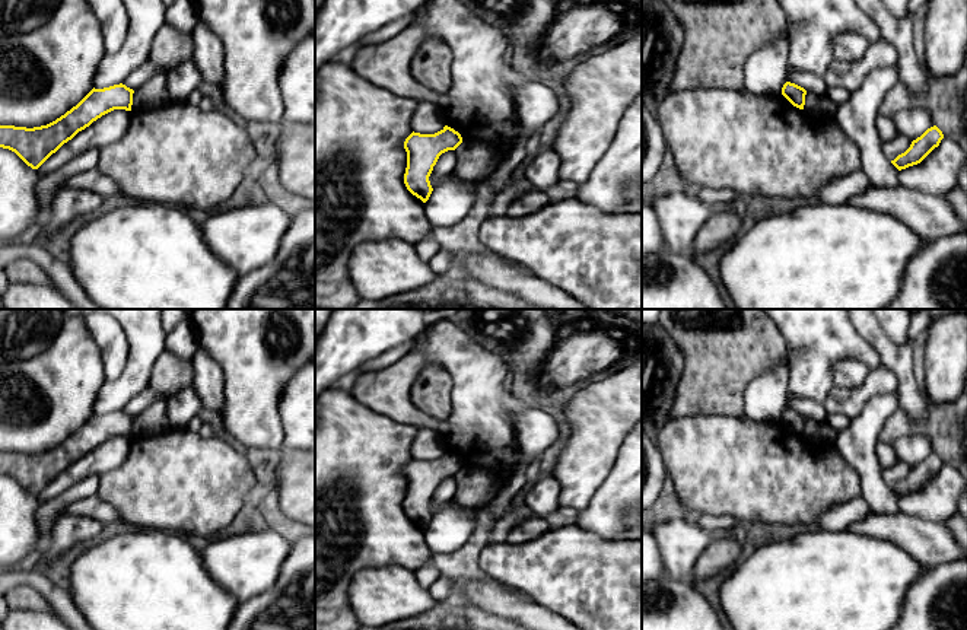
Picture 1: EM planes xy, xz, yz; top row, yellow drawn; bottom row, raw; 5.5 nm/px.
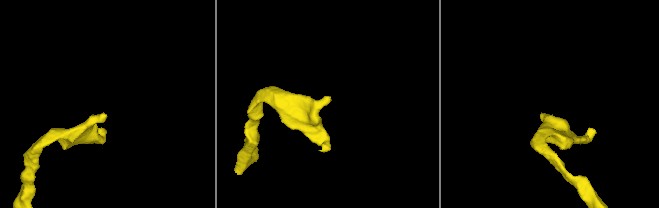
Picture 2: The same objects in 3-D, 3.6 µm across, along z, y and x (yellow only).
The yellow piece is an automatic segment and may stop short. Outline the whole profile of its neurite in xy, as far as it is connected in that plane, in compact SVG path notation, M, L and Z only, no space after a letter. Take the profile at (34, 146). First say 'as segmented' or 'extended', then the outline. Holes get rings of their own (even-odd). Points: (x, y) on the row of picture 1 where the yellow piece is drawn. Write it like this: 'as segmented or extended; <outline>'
as segmented; M123 83L93 88L76 106L47 125L0 125L0 147L15 152L28 166L38 169L64 143L102 115L114 109L131 111L133 93Z

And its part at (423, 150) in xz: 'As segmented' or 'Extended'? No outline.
As segmented

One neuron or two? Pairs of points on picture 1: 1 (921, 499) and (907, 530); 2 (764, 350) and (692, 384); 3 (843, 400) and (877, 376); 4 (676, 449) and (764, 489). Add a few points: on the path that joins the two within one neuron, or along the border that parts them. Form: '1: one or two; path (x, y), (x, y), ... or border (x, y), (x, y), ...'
1: two; border (899, 509), (940, 524)
2: one; path (747, 350), (734, 350), (709, 375)
3: one; path (852, 400), (870, 385)
4: one; path (697, 451), (719, 465), (743, 468)

